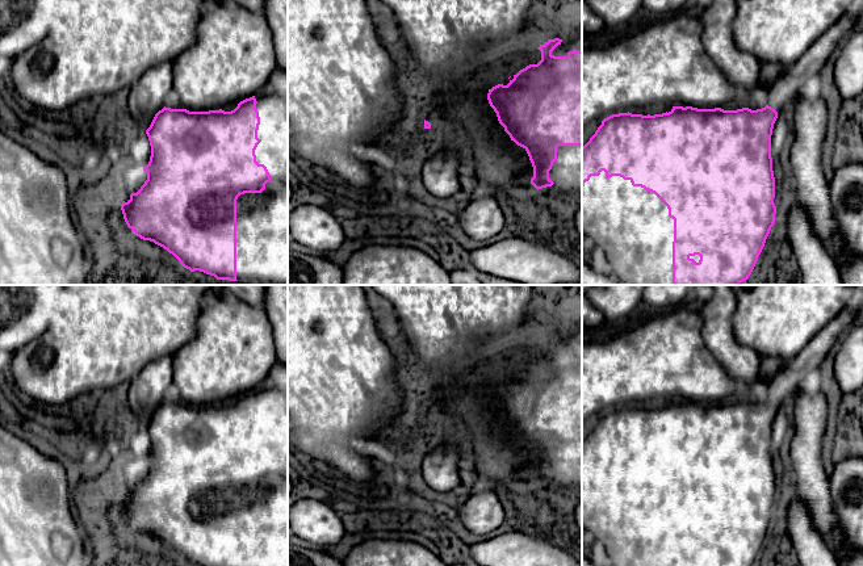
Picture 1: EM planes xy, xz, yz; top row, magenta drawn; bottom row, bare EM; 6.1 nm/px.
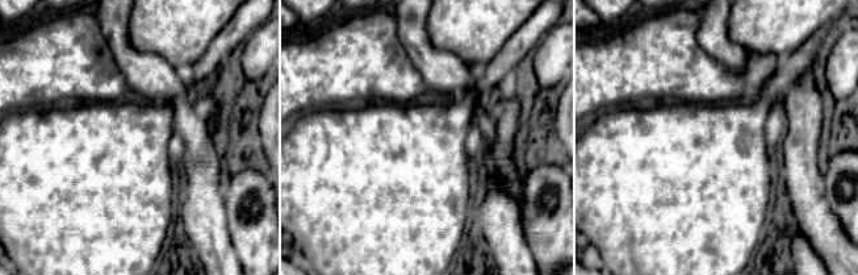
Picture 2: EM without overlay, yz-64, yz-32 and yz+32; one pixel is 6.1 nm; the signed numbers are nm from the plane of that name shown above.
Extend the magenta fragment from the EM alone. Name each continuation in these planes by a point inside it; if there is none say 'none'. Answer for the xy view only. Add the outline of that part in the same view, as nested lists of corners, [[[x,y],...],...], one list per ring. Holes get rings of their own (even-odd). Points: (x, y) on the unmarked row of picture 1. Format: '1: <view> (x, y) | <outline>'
1: xy (262, 512) | [[[263,385],[255,390],[256,403],[260,411],[257,432],[261,435],[256,444],[256,456],[264,458],[271,469],[271,475],[265,478],[261,487],[244,487],[236,494],[236,566],[288,566],[288,389],[276,389]]]

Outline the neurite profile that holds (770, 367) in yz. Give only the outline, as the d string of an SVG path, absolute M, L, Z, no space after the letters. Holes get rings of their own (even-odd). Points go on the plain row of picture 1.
M761 356L761 376L759 383L768 383L783 368L784 362L779 357Z

